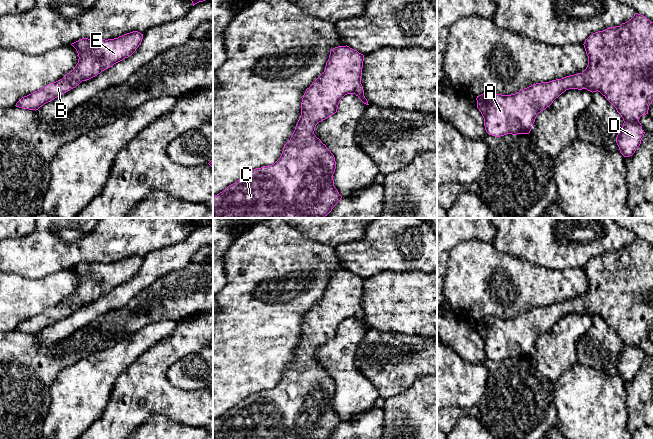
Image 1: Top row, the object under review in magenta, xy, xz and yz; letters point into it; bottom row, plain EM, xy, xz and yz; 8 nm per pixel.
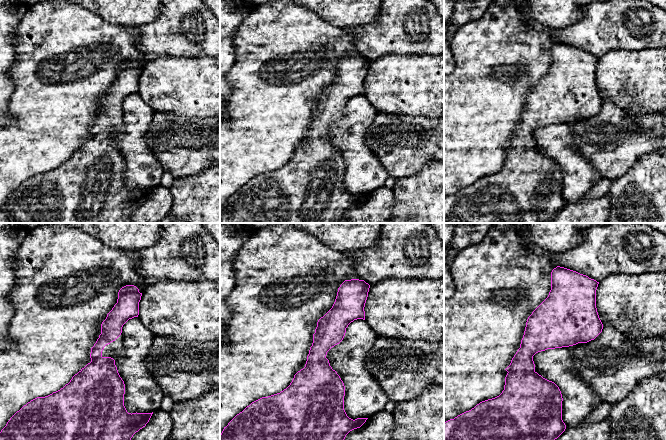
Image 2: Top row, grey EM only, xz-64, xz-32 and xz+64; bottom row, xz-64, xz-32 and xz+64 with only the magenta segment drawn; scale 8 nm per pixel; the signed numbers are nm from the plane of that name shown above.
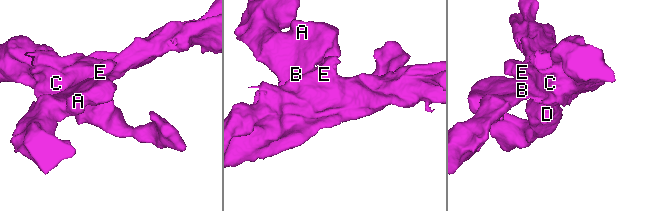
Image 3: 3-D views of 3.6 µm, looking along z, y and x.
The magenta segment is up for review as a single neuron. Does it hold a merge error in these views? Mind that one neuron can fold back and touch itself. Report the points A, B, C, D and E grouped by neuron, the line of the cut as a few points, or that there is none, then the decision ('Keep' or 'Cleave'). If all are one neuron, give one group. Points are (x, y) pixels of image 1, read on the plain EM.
Groups: A B C D E. No split. Keep

